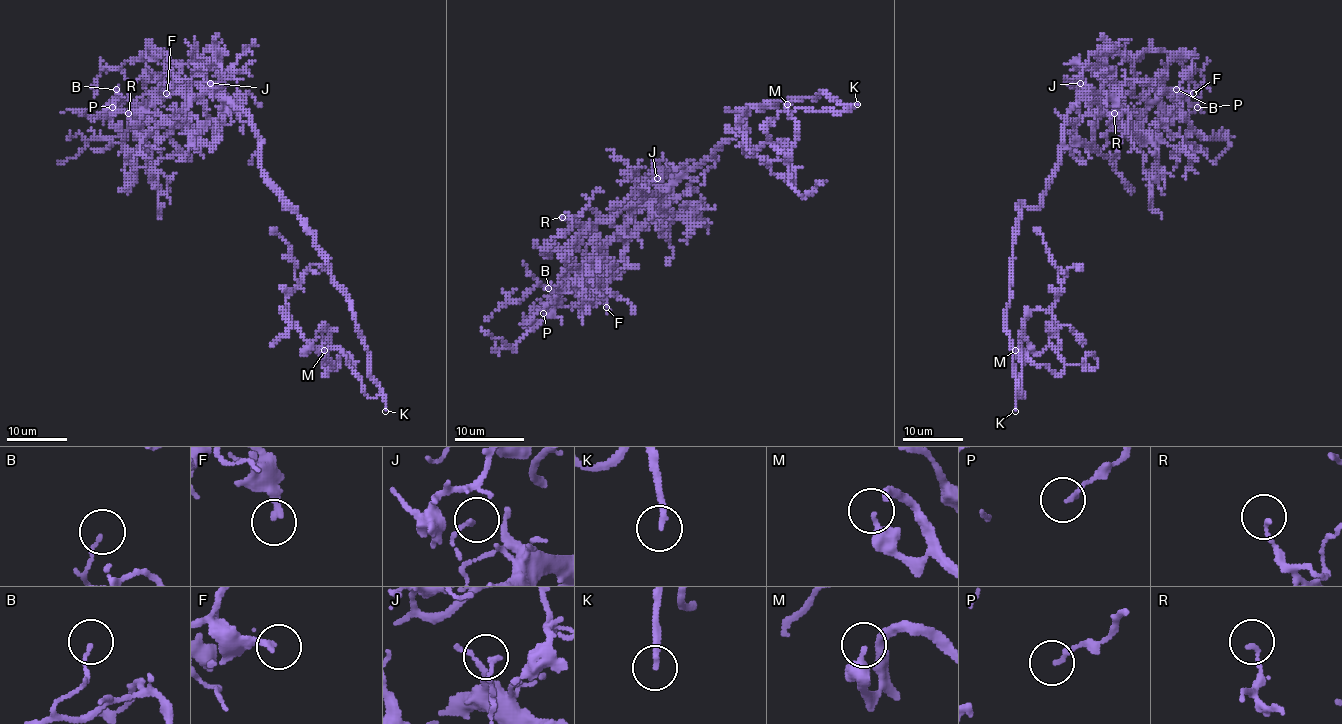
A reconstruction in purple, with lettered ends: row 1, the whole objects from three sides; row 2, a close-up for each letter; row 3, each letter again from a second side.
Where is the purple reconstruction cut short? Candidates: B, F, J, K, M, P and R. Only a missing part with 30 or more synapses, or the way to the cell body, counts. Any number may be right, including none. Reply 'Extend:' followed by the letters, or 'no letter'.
Extend: K

